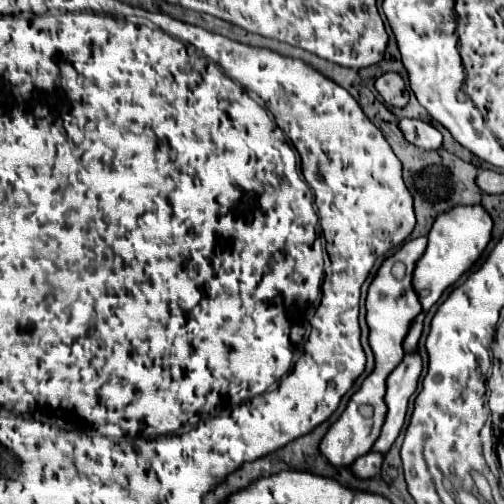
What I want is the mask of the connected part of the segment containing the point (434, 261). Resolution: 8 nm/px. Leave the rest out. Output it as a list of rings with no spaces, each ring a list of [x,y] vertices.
[[[475,205],[475,207],[453,207],[451,211],[445,211],[441,213],[427,239],[427,249],[425,253],[421,255],[421,259],[417,261],[415,265],[415,271],[413,271],[413,289],[419,297],[419,303],[423,307],[421,315],[417,315],[411,323],[411,329],[403,341],[403,349],[405,353],[415,353],[417,351],[417,341],[421,337],[421,331],[423,331],[423,317],[425,313],[429,311],[431,305],[435,305],[439,301],[439,297],[443,295],[443,291],[447,287],[451,287],[465,271],[469,271],[473,267],[473,263],[481,257],[483,249],[487,247],[489,239],[491,239],[491,227],[493,227],[493,221],[489,219],[489,213],[481,207],[481,205]]]

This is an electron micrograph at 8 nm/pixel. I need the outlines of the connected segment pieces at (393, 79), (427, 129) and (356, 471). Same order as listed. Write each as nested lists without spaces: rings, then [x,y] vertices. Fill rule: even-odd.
[[[383,73],[377,77],[375,91],[387,107],[405,107],[409,101],[409,89],[399,73]]]
[[[397,119],[397,127],[403,137],[419,149],[439,149],[441,147],[441,133],[425,121],[419,119]]]
[[[369,453],[369,455],[363,455],[361,459],[357,459],[357,461],[351,465],[351,471],[353,471],[353,475],[359,477],[359,479],[371,479],[371,477],[377,477],[377,475],[379,475],[381,463],[383,463],[383,455],[379,455],[379,453]]]

